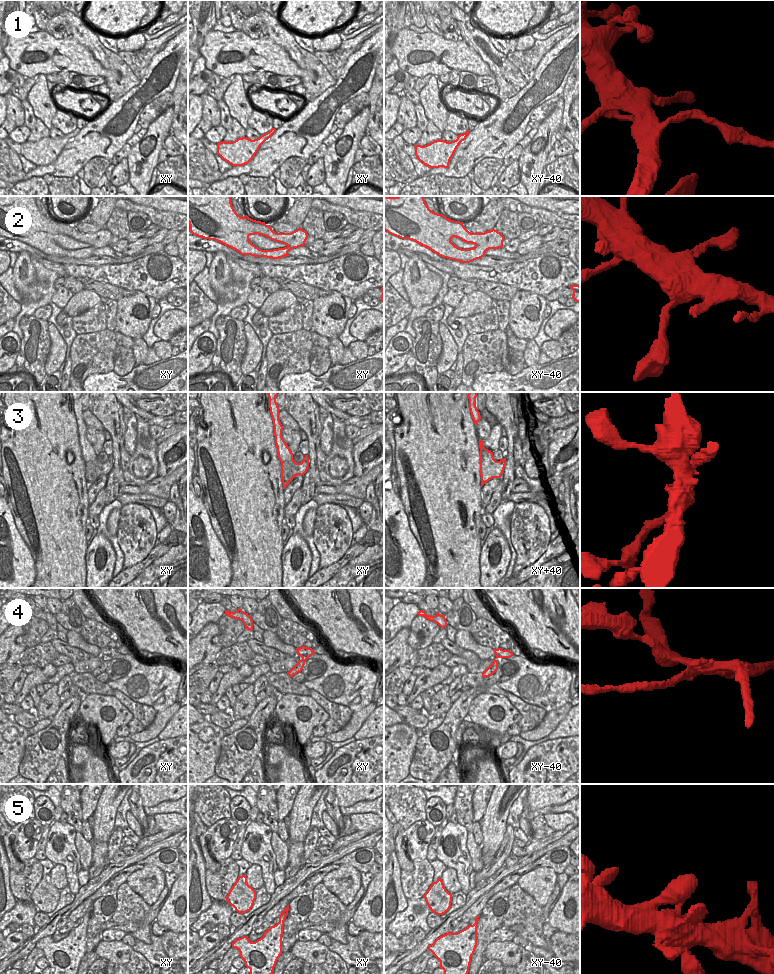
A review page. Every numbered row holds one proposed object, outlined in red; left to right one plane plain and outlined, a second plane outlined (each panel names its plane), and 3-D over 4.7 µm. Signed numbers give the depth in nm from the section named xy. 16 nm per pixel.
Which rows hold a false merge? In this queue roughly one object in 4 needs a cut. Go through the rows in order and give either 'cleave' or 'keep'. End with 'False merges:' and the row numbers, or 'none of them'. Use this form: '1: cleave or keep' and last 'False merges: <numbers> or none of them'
1: cleave
2: keep
3: cleave
4: cleave
5: keep
False merges: 1, 3, 4

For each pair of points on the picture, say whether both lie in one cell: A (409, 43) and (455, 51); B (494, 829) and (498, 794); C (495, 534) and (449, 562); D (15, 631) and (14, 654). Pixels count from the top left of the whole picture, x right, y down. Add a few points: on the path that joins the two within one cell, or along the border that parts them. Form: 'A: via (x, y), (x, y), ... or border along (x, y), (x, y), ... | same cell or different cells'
A: via (420, 49), (444, 49) | same cell
B: via (494, 820), (498, 803) | same cell
C: border along (481, 547), (479, 570) | different cells
D: via (11, 637), (11, 648) | same cell

